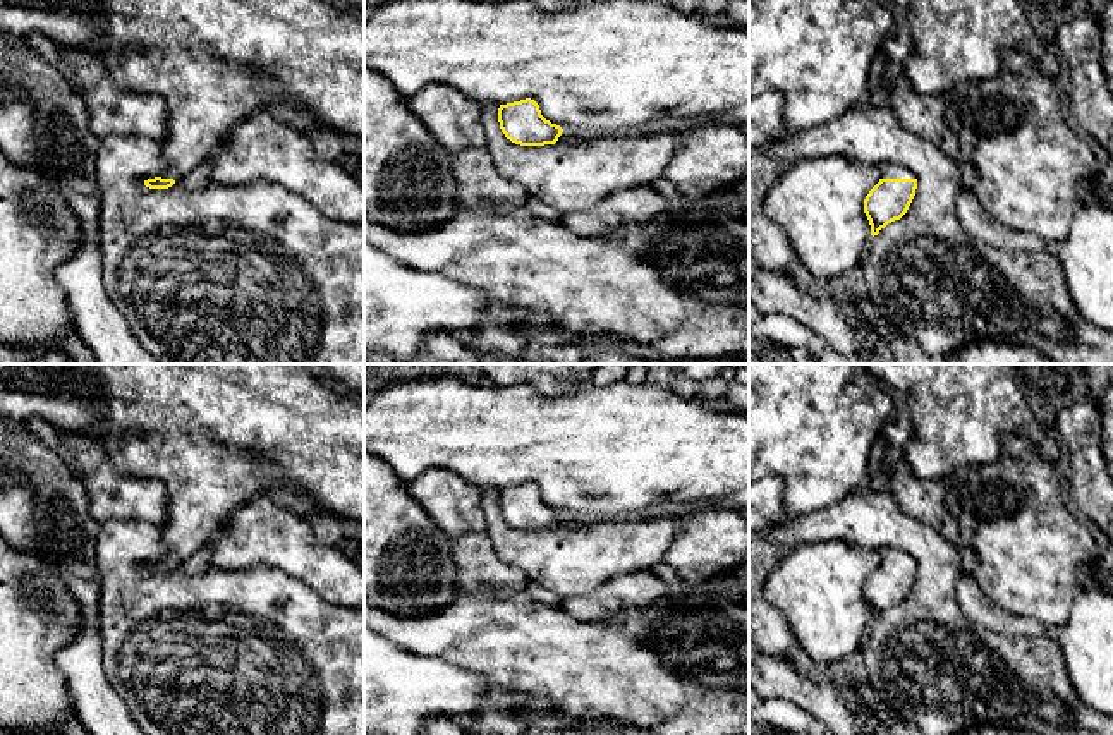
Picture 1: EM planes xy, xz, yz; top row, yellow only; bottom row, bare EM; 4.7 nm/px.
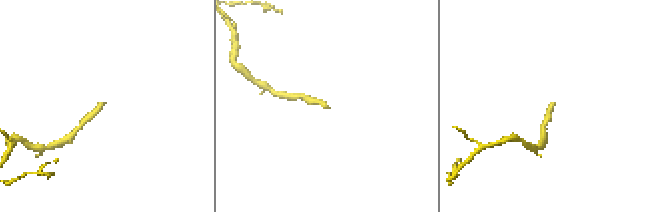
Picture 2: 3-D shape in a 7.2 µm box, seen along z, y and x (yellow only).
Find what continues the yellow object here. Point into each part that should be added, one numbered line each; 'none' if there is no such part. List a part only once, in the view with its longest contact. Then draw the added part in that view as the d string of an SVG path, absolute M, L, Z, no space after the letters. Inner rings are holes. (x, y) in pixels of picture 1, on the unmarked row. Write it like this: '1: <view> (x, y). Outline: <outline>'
1: yz (888, 555). Outline: M885 548L881 553L881 563L915 563L915 560L900 548Z

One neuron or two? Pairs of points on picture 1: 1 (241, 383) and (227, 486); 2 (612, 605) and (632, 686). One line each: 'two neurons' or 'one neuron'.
1: one neuron
2: two neurons

